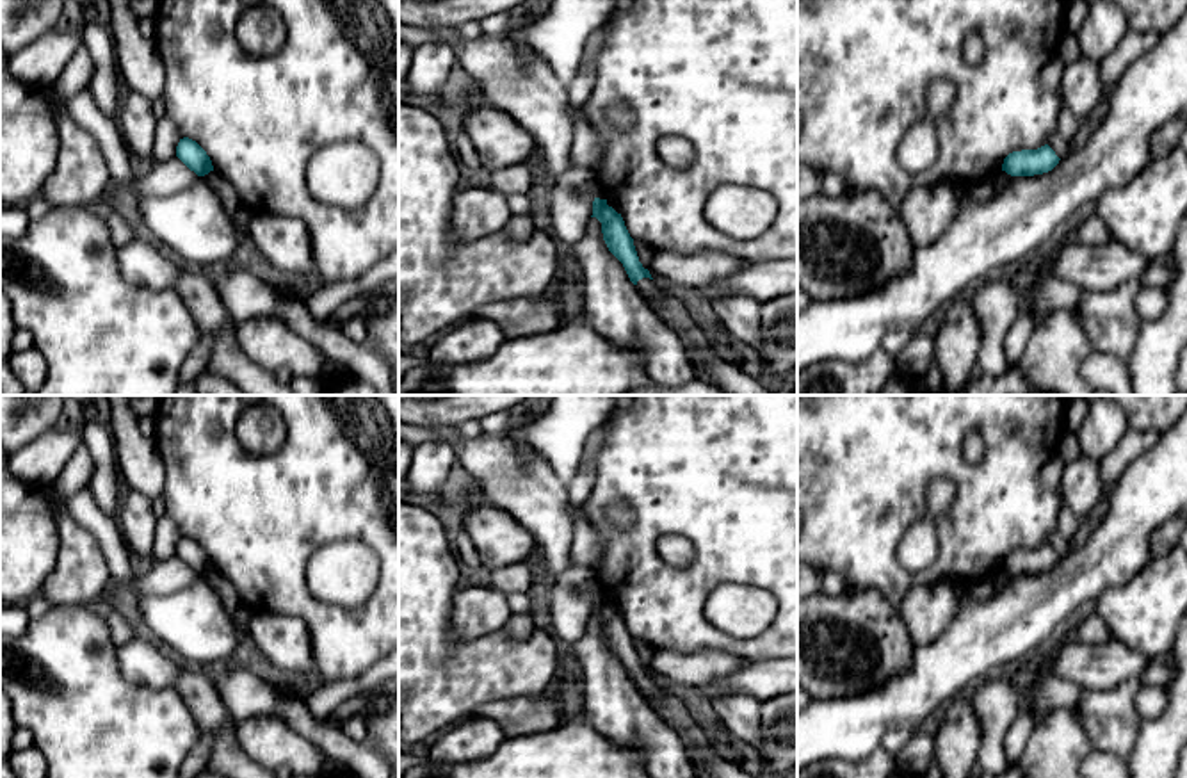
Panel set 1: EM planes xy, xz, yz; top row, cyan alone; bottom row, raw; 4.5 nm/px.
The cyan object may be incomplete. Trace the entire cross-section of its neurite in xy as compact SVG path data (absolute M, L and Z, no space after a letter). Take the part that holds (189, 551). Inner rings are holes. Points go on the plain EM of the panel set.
M183 536L176 545L176 555L198 575L214 570L212 559L206 550L192 538Z

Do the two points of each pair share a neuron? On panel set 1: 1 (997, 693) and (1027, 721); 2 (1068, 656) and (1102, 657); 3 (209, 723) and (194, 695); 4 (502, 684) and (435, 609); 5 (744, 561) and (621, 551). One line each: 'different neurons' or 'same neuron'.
1: different neurons
2: same neuron
3: same neuron
4: same neuron
5: same neuron

